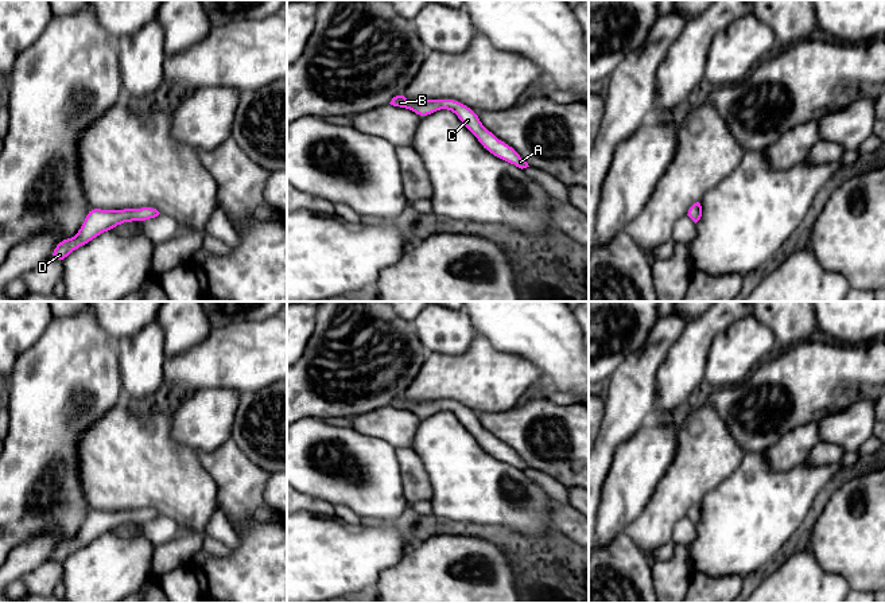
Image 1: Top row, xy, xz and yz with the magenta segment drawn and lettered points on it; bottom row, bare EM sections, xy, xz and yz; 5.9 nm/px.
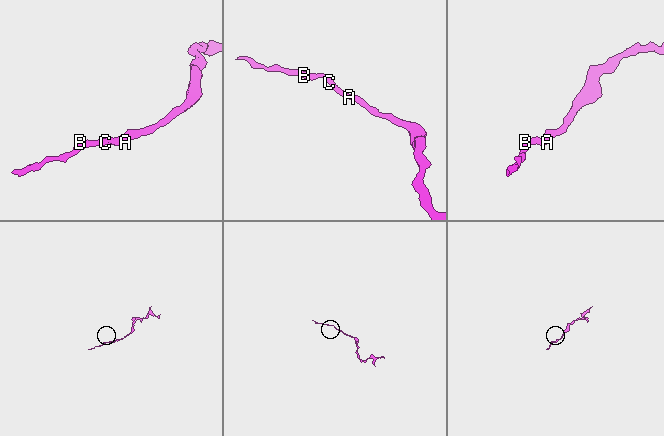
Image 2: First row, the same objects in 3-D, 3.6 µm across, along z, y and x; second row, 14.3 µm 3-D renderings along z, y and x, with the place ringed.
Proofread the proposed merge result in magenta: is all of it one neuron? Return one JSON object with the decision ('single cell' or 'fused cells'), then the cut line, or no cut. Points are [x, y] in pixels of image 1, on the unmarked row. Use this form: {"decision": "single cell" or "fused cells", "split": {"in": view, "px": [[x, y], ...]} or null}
{"decision": "single cell", "split": null}

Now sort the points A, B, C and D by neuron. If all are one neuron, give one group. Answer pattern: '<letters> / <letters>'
A B C D

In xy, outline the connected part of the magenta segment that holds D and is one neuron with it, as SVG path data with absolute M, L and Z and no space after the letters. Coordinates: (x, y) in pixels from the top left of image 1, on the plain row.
M152 507L140 509L140 510L121 510L121 511L102 511L92 509L88 513L86 520L84 521L82 528L79 529L74 540L65 540L59 542L50 556L50 561L61 563L75 551L86 546L93 540L100 537L104 533L119 528L124 524L143 524L158 518L160 514Z

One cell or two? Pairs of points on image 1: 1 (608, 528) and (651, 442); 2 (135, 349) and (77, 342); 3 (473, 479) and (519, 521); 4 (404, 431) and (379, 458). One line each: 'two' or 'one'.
1: one
2: two
3: one
4: two

